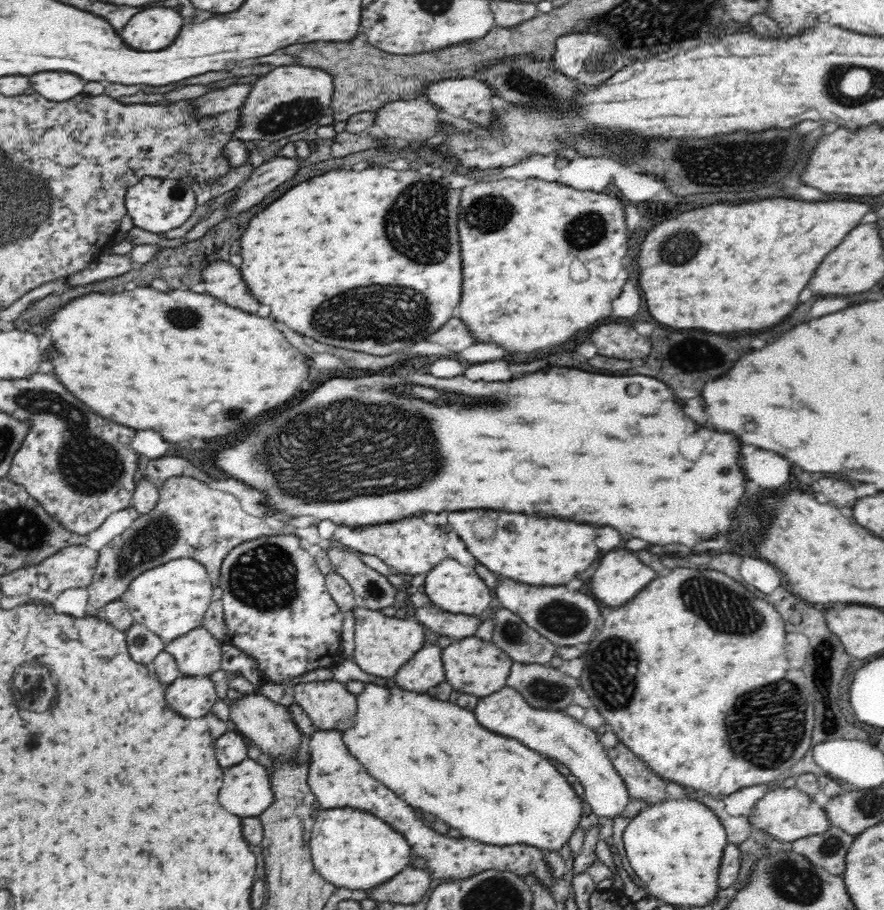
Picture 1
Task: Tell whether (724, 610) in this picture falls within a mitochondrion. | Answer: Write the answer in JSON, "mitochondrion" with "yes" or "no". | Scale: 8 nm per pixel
{"mitochondrion":"yes"}

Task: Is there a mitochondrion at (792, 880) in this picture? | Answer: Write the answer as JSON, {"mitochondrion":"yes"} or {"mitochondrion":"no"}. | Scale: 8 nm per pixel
{"mitochondrion":"yes"}

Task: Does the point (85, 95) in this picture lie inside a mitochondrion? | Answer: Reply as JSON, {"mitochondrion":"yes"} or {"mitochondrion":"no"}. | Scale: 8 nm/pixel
{"mitochondrion":"no"}

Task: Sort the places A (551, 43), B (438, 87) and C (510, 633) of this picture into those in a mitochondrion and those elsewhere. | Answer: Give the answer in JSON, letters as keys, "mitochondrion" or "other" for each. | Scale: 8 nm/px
{"A":"other","B":"other","C":"mitochondrion"}

